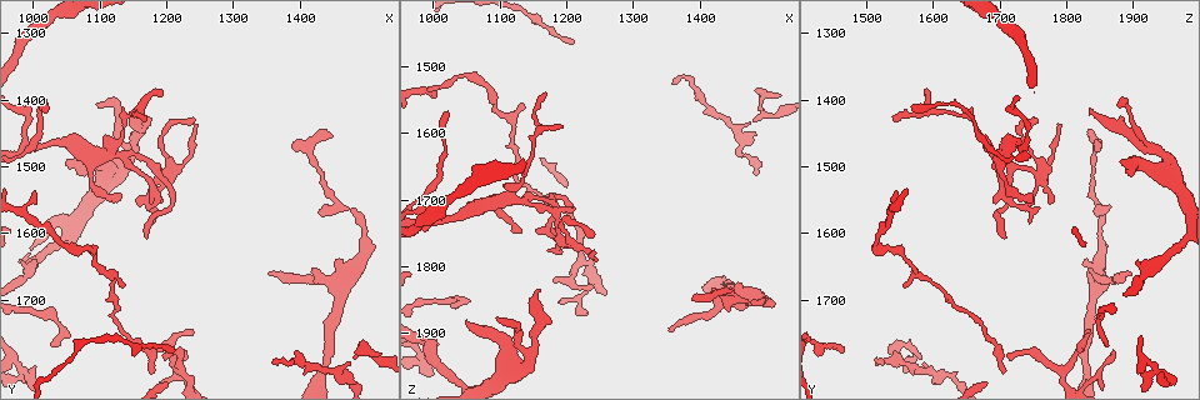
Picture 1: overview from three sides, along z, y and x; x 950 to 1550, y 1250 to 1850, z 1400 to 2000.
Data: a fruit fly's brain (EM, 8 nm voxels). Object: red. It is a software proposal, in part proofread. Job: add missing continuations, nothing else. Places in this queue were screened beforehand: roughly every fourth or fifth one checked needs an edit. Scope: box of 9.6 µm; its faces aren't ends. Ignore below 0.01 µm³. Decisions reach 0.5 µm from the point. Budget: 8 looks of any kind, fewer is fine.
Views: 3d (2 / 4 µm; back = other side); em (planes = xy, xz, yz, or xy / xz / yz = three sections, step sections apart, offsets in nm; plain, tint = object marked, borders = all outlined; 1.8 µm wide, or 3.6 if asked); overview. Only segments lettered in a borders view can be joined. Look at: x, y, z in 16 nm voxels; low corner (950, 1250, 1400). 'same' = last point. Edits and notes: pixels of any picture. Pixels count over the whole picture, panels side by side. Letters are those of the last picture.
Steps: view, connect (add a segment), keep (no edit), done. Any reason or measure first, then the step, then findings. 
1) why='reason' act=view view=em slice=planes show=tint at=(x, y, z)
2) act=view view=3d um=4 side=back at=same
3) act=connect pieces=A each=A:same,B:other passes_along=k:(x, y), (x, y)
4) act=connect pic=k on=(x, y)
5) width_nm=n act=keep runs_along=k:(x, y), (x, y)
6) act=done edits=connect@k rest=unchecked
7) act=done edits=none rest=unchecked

why='an open end' act=view view=3d um=4 at=(1050, 1495, 1885)

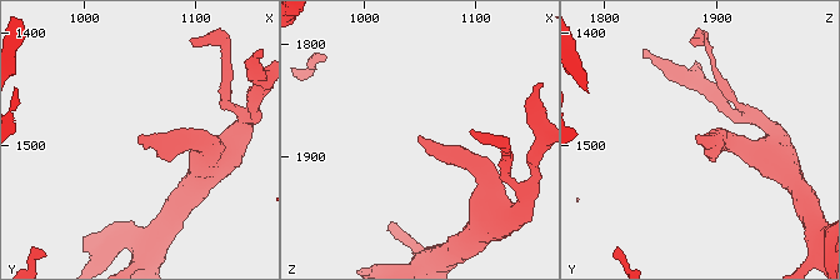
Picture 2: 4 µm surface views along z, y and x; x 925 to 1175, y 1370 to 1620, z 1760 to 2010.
act=view view=em slice=yz step=16 show=borders at=(1048, 1496, 1884)

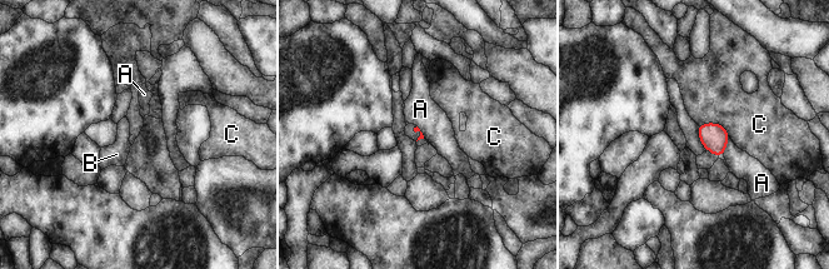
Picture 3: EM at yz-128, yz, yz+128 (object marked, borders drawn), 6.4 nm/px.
why='another direction' act=view view=em slice=xz step=16 show=borders at=same

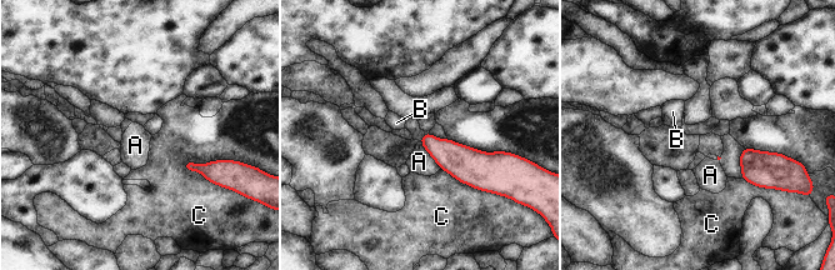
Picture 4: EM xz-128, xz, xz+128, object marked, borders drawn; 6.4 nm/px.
act=keep each=A:other,B:other,C:other border=4:(419, 143), (440, 169) found='no lettered segment goes on from it'

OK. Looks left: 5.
why='branch stops here' act=view view=em slice=planes show=plain at=(1160, 1415, 1835)

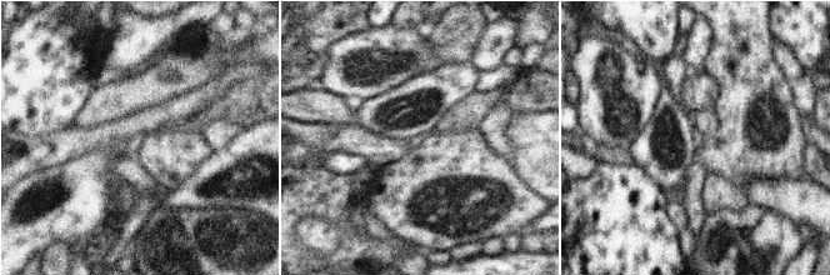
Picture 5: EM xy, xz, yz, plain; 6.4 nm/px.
act=view view=em slice=planes show=borders at=same

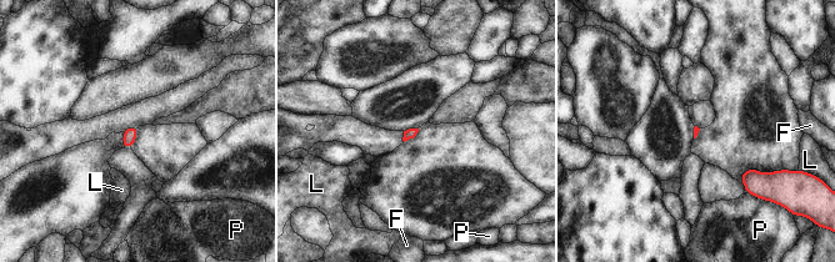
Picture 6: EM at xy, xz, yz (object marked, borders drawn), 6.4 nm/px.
act=keep each=F:other,L:other,P:other border=6:(741, 184), (746, 192) found='none of them fits'

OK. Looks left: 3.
act=view view=em slice=yz step=4 show=tint at=(1445, 1460, 1835)

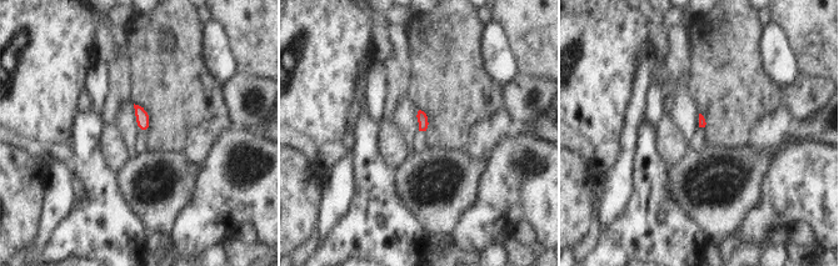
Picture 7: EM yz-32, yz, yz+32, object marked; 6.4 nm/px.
act=view view=em slice=planes show=borders at=same

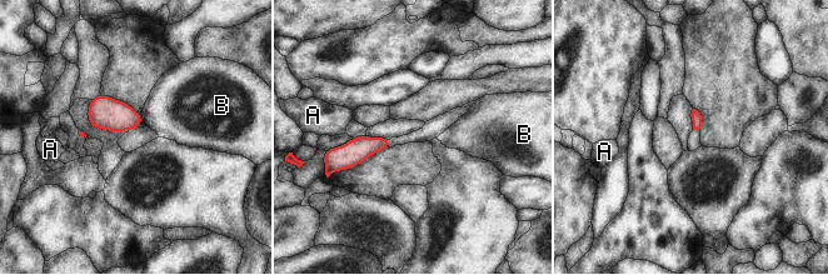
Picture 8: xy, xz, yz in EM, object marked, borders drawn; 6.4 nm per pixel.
act=keep each=A:other,B:other border=8:(141, 118), (143, 123) found='none of them fits'

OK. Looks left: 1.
act=done edits=none rest=unchecked

